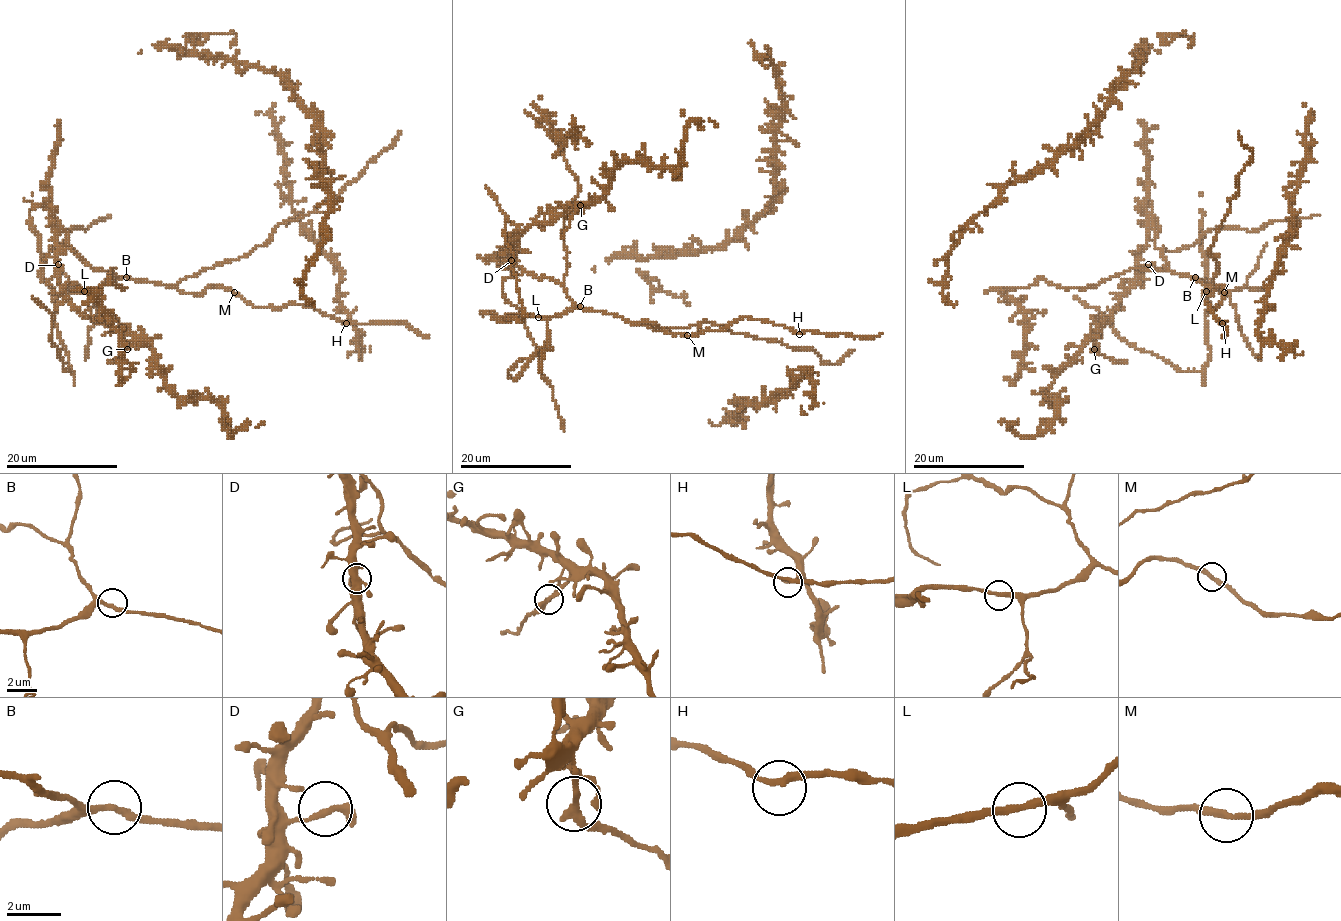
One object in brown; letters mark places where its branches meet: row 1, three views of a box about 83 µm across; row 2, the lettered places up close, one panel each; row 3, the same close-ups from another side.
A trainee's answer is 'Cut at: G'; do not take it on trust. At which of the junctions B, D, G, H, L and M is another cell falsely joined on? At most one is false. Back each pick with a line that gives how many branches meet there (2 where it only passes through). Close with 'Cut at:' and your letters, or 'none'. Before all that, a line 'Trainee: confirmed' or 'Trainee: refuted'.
Trainee: confirmed
G: 2
Cut at: G

